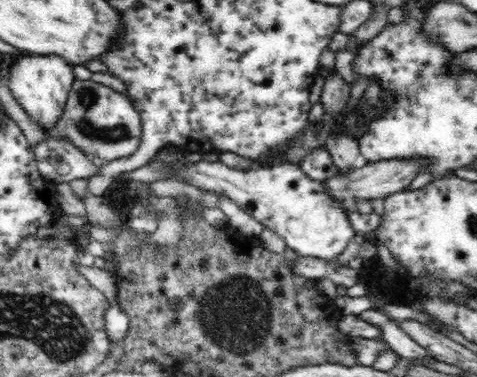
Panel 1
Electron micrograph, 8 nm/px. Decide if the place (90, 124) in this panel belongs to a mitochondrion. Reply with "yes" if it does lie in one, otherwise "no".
yes

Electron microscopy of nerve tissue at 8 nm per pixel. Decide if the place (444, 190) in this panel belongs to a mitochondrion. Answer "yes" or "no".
no

